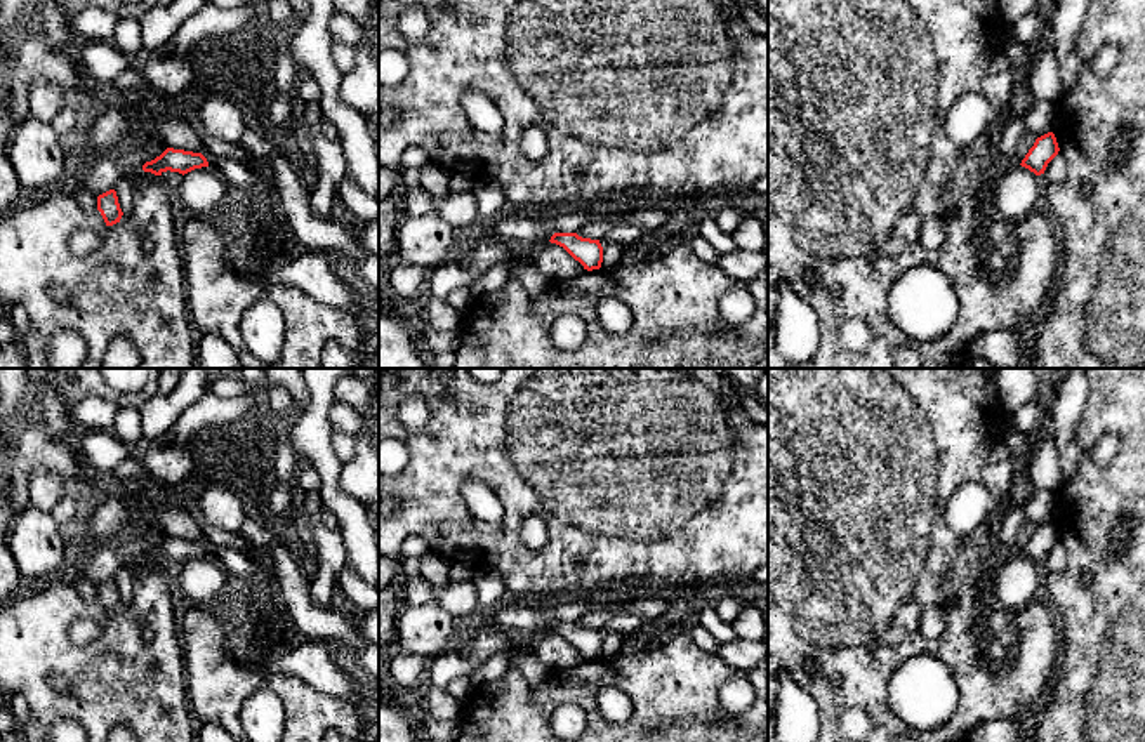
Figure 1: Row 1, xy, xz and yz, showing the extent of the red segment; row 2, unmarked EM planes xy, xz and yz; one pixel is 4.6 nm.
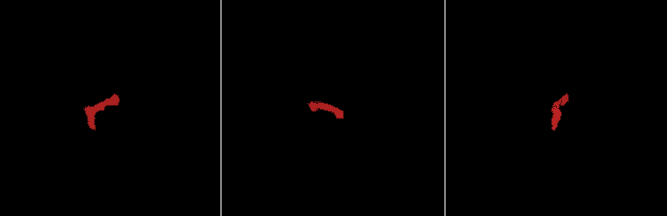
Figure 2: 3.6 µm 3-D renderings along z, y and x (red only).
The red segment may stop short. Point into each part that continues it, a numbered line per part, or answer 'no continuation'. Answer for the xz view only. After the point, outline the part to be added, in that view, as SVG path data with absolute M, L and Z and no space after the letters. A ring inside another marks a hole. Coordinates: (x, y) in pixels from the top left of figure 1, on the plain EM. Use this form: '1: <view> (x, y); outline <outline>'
1: xz (612, 643); outline M610 633L606 636L603 636L603 652L601 657L603 659L613 659L620 653L624 641L625 641L625 634L620 633Z

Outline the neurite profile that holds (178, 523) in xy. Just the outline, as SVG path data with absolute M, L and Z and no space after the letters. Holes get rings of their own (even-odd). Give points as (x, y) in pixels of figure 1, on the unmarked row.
M158 500L149 509L149 514L169 537L202 542L208 556L215 556L219 547L207 539L195 518L184 507Z

